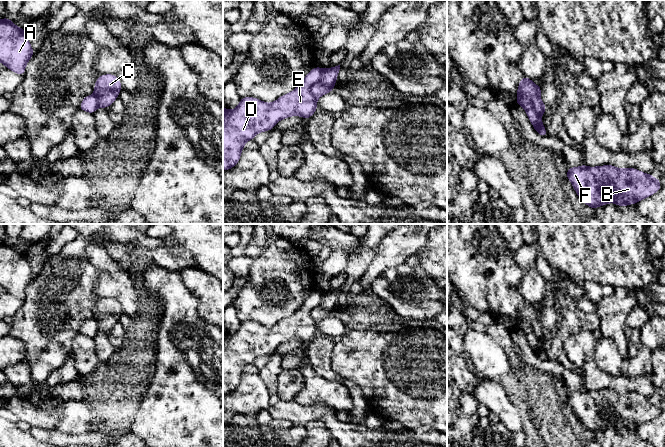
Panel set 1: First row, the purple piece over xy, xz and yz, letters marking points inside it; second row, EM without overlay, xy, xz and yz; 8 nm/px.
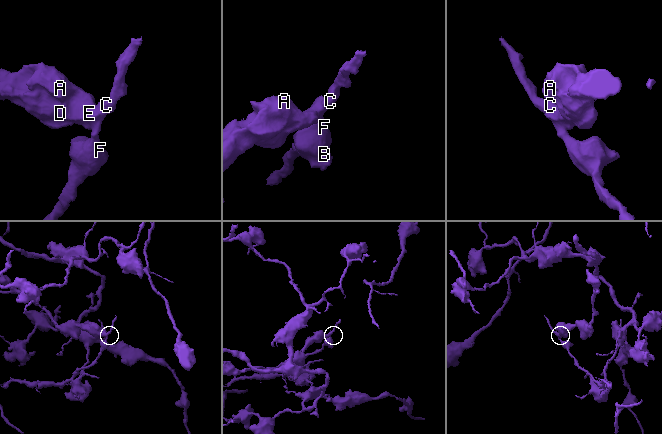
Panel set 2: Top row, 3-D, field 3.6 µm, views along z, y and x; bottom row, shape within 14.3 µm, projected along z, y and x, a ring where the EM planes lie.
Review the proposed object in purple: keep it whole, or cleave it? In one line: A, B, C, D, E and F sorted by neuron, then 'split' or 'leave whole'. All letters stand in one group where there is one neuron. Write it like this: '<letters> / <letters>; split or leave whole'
A D E / B C F; split

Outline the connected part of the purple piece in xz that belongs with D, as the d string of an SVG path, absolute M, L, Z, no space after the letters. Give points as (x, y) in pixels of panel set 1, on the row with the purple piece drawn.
M314 67L292 92L272 103L242 97L234 110L223 107L223 171L236 166L245 143L258 133L272 130L280 120L291 116L309 119L318 109L311 88L321 80L322 73L322 68Z

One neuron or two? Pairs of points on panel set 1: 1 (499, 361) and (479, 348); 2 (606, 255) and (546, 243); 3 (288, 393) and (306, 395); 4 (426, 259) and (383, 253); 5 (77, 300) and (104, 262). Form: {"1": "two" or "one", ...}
{"1": "one", "2": "one", "3": "two", "4": "two", "5": "two"}

